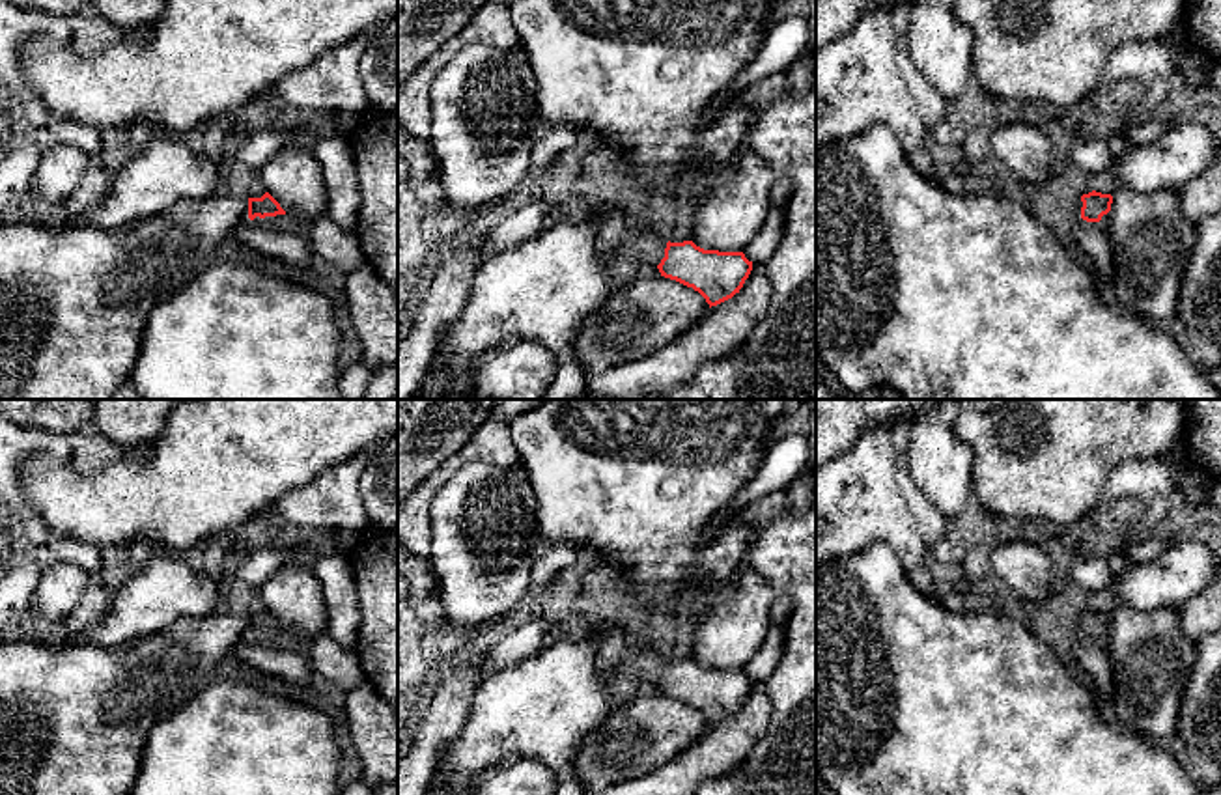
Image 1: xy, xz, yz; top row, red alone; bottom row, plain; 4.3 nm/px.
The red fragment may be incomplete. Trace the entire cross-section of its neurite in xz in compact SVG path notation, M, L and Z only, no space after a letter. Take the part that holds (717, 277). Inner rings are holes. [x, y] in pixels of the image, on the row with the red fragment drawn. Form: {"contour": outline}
{"contour": "M601 205L592 215L601 220L596 250L609 258L610 265L616 261L655 265L661 276L698 291L709 308L739 293L752 271L752 261L743 252L704 250L693 241L670 243L657 218L612 205Z"}

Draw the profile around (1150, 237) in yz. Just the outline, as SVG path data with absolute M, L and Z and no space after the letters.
M1118 187L1113 194L1107 231L1113 254L1116 304L1152 325L1176 315L1182 276L1197 243L1197 224L1180 207L1178 192L1137 192Z

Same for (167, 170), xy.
M153 125L149 131L146 149L112 174L106 196L65 220L67 226L116 230L151 218L179 200L202 200L222 190L226 168L213 155L196 153Z

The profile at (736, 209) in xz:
M745 146L724 181L696 207L689 241L704 250L743 252L773 207L769 194L777 181L767 162Z

